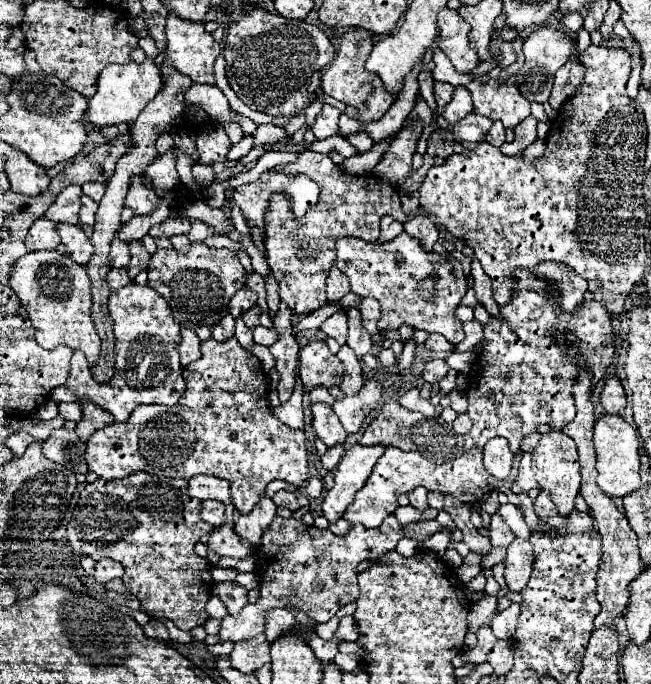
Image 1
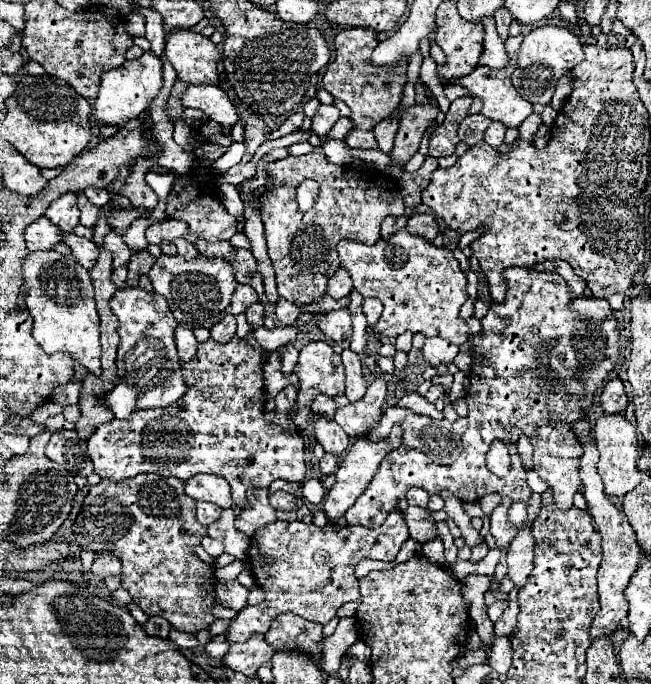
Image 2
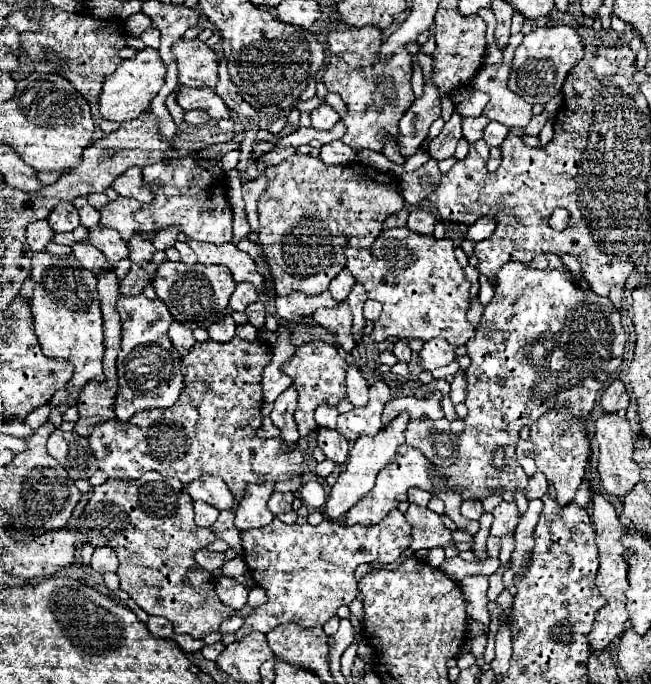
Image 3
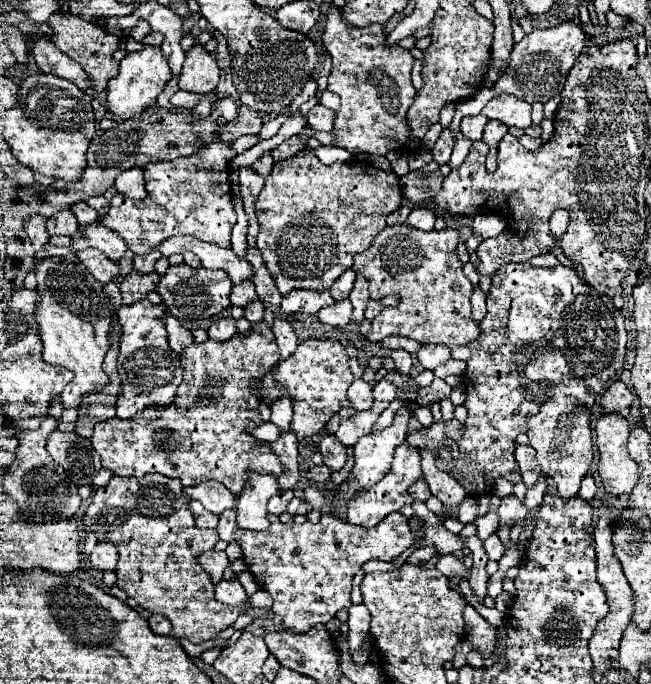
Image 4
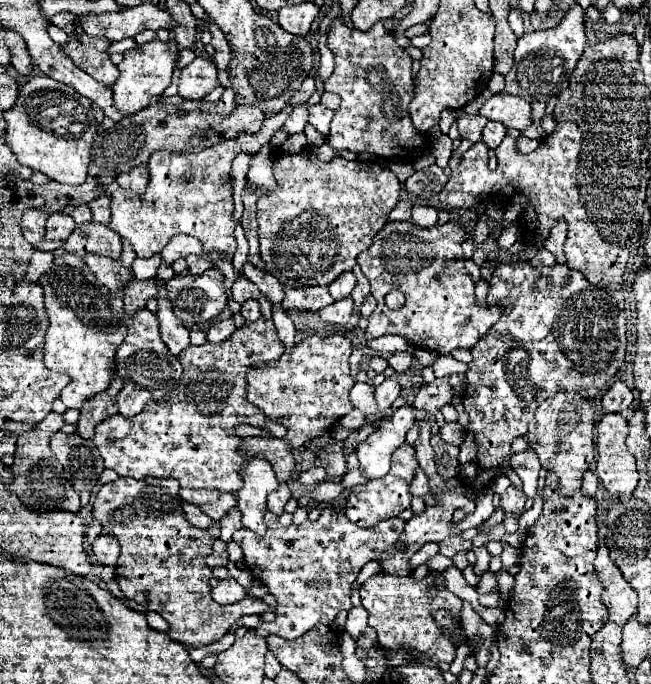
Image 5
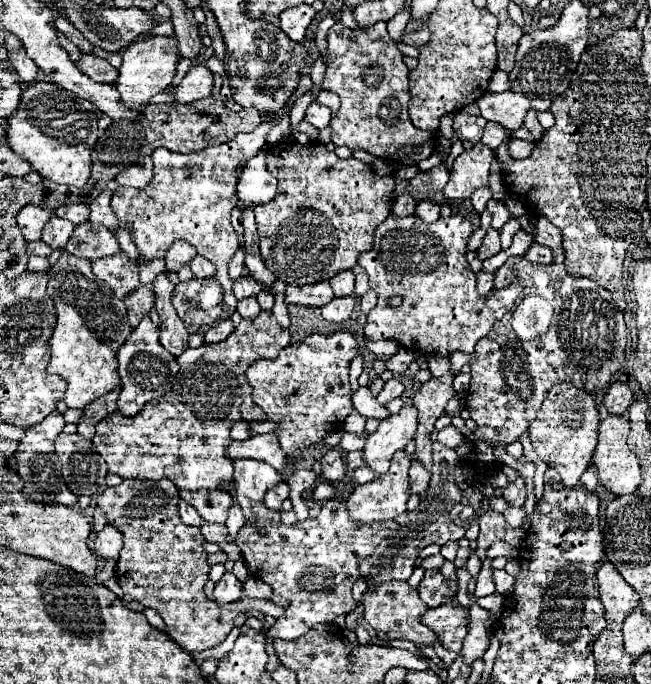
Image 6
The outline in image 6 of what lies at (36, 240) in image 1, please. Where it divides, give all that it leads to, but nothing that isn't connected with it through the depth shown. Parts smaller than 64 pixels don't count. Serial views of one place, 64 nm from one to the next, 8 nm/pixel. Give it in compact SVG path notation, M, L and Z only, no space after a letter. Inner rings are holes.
M28 204L20 210L20 214L16 216L18 220L18 226L22 230L22 236L26 238L26 242L32 242L32 240L40 240L40 234L42 234L42 228L44 224L52 218L52 212L46 210L46 208L38 208L34 204Z

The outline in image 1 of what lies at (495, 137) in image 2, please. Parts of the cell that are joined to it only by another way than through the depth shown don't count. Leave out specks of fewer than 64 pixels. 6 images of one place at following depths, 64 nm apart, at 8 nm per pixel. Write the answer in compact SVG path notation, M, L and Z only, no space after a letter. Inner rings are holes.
M494 122L492 126L490 126L490 130L488 130L488 134L486 134L486 142L488 144L492 144L492 146L496 146L496 148L500 148L506 140L504 140L504 126L500 124L500 122Z

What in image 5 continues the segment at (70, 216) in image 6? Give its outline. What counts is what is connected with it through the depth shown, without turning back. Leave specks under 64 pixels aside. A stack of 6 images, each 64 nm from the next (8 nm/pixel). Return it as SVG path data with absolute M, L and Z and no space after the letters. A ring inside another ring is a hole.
M82 204L82 206L66 206L62 212L68 214L76 224L92 220L92 212L90 212L90 208L86 204Z

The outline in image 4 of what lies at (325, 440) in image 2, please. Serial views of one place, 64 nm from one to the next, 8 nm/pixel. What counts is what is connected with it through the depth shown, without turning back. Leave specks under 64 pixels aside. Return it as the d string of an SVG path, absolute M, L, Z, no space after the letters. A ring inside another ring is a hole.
M322 436L320 452L324 458L324 464L330 468L330 472L338 472L344 468L344 462L348 458L346 446L342 446L336 436Z

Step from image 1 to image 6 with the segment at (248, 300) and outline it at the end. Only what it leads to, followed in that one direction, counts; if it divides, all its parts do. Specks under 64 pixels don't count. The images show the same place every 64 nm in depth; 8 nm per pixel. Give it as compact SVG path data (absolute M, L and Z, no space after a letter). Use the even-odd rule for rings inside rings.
M240 276L234 282L234 294L238 296L238 300L250 298L250 296L258 296L262 292L262 284L258 284L254 278L250 276Z

